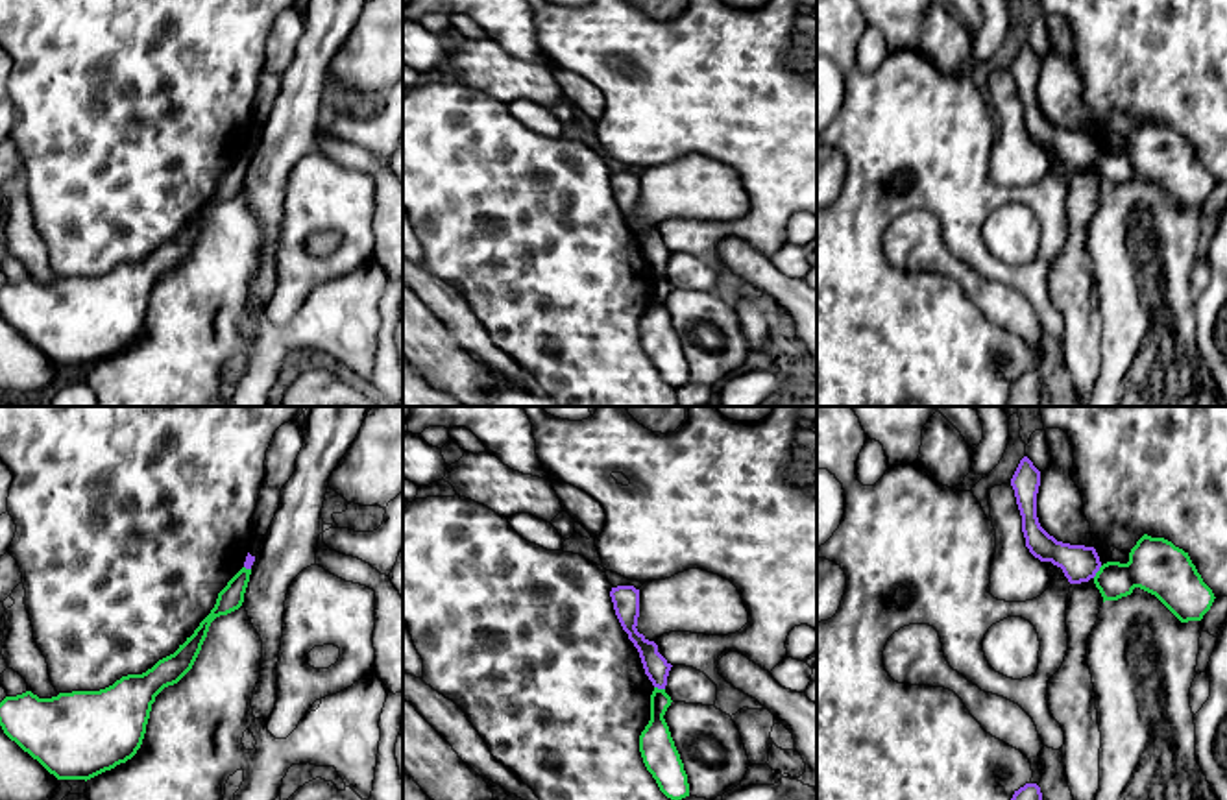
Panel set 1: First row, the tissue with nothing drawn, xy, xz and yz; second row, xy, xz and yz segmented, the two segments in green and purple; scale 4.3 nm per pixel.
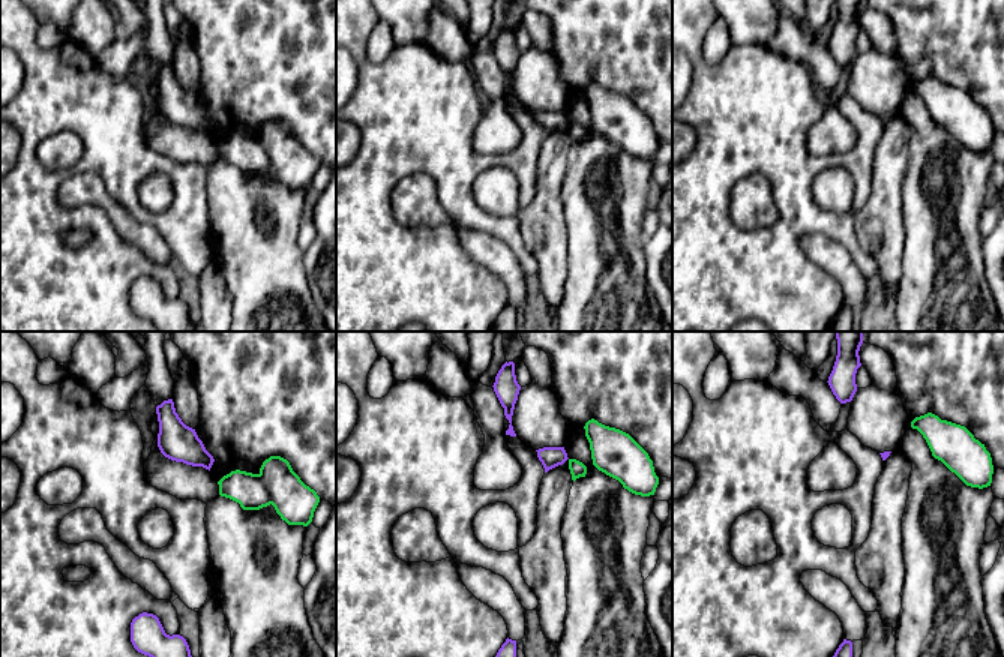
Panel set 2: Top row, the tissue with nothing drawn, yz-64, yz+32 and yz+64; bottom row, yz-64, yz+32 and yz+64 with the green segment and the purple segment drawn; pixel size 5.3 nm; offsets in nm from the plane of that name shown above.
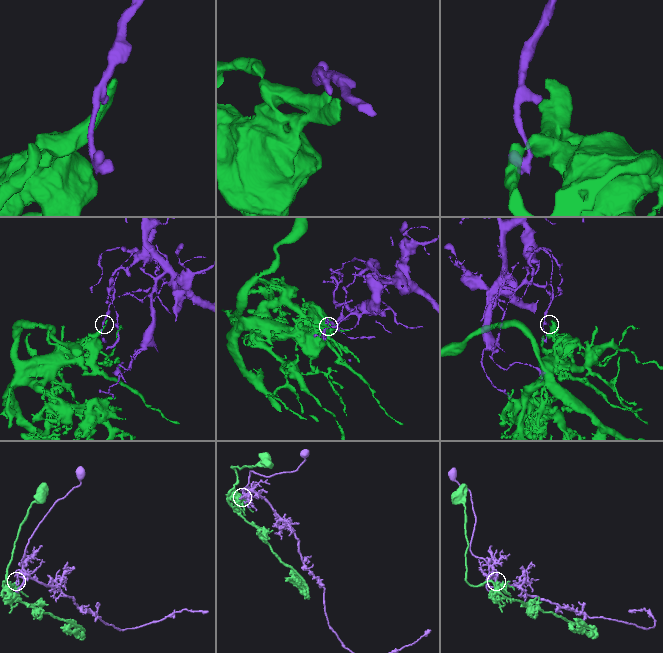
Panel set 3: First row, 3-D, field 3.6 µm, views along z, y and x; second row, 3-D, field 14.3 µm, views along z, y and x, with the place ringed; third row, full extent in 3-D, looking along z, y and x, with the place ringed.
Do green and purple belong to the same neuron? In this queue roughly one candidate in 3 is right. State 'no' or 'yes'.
no

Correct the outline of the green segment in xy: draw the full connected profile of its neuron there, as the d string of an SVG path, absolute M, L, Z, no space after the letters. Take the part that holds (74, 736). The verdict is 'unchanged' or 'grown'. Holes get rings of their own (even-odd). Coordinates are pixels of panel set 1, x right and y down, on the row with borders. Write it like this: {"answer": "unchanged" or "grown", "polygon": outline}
{"answer": "unchanged", "polygon": "M242 567L194 634L146 673L122 676L100 691L6 697L0 702L4 733L57 780L87 782L126 763L142 745L155 697L192 669L211 623L242 606L249 575L251 569Z"}

